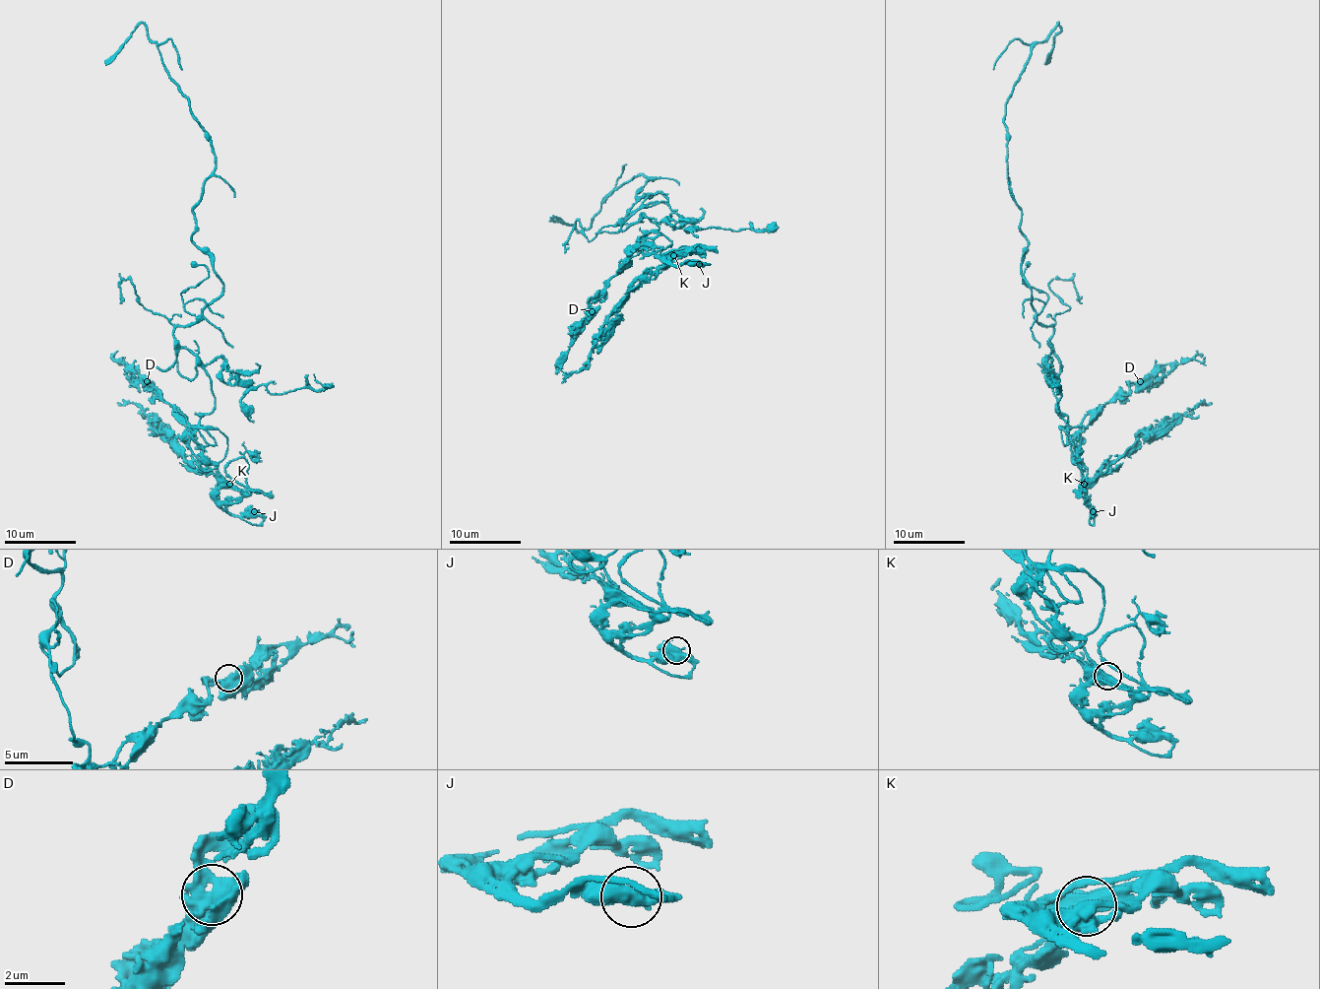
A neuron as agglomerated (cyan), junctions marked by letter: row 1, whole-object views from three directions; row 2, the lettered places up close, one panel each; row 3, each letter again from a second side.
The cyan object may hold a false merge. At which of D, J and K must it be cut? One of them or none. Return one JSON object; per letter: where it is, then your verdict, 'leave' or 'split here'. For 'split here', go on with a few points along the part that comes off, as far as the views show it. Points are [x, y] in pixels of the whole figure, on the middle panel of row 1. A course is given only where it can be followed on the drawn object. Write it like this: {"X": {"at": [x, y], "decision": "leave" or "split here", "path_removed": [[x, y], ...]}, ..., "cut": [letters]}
{"D": {"at": [592, 311], "decision": "leave"}, "J": {"at": [699, 264], "decision": "leave"}, "K": {"at": [673, 255], "decision": "leave"}, "cut": []}

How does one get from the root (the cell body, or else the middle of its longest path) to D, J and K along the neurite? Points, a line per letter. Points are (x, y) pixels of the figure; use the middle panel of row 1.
D: (647, 206), (618, 224), (652, 218), (659, 229), (632, 250), (600, 300), (592, 303), (592, 311)
J: (647, 206), (618, 224), (652, 218), (659, 229), (638, 239), (658, 246), (660, 255), (673, 264), (698, 264)
K: (647, 206), (618, 224), (652, 218), (659, 229), (638, 239), (658, 246), (662, 257), (673, 255)

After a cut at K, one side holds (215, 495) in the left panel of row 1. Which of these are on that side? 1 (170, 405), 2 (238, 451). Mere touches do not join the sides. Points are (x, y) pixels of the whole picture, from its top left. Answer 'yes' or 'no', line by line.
1: no
2: yes

